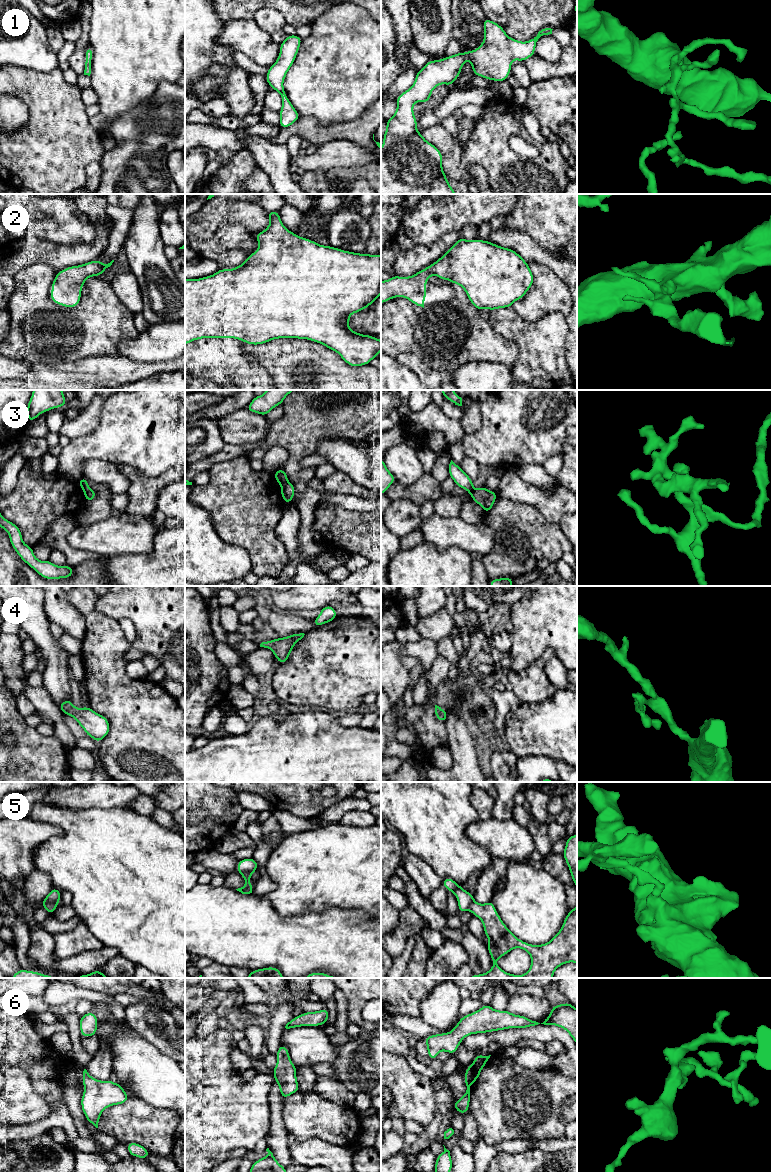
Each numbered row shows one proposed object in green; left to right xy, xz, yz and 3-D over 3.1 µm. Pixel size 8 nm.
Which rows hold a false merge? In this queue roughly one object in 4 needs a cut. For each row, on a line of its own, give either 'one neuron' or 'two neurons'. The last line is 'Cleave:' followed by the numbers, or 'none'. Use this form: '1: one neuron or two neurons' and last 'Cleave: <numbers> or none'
1: one neuron
2: one neuron
3: two neurons
4: one neuron
5: two neurons
6: one neuron
Cleave: 3, 5

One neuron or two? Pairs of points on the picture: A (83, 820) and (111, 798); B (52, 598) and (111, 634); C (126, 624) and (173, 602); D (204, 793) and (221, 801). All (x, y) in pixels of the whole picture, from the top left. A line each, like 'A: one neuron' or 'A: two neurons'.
A: two neurons
B: two neurons
C: two neurons
D: one neuron

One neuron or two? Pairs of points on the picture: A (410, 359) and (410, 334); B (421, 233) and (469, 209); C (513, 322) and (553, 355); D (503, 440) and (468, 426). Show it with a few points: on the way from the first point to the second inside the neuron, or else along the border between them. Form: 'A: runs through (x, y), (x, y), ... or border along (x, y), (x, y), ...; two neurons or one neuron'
A: border along (394, 357), (401, 353), (411, 352), (429, 366); two neurons
B: runs through (433, 223), (438, 223), (452, 209), (457, 209); one neuron
C: runs through (523, 332), (543, 347); one neuron
D: border along (480, 407), (481, 426), (476, 431), (466, 435); two neurons

